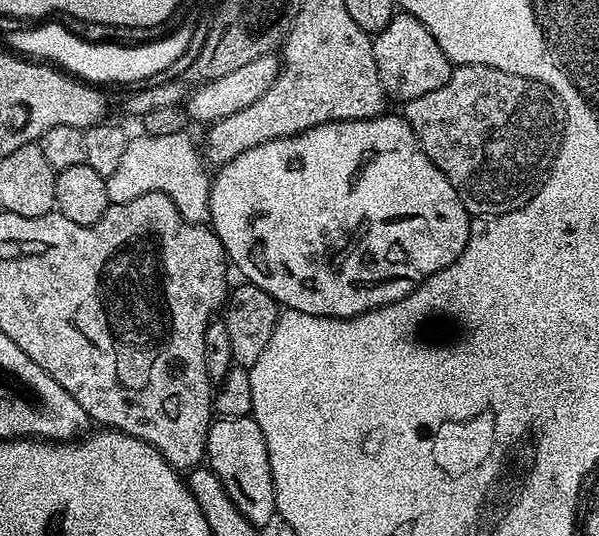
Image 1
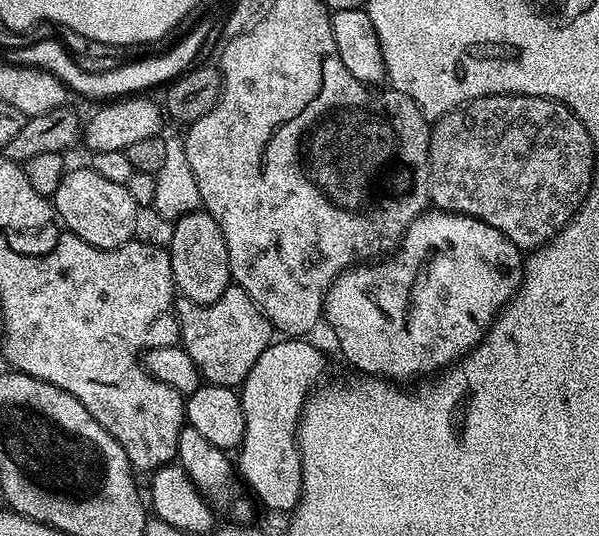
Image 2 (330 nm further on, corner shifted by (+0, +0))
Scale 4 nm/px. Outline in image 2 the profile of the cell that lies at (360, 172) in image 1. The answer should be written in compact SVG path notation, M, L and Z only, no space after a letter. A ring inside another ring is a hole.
M429 210L423 212L417 220L406 230L402 241L402 247L395 253L394 258L385 259L383 262L365 262L356 265L355 268L348 269L347 272L341 272L336 277L336 281L330 286L330 290L324 299L323 319L328 320L332 327L332 332L336 335L336 340L340 343L340 352L356 367L357 373L365 376L375 376L393 382L408 382L411 376L424 376L439 373L448 367L449 364L455 364L461 360L467 352L471 352L477 344L483 340L488 333L488 327L496 321L501 310L505 308L508 301L516 295L520 289L520 283L524 281L524 261L525 253L502 230L494 230L486 222L482 222L473 216L463 216L457 212L442 212L439 210Z

